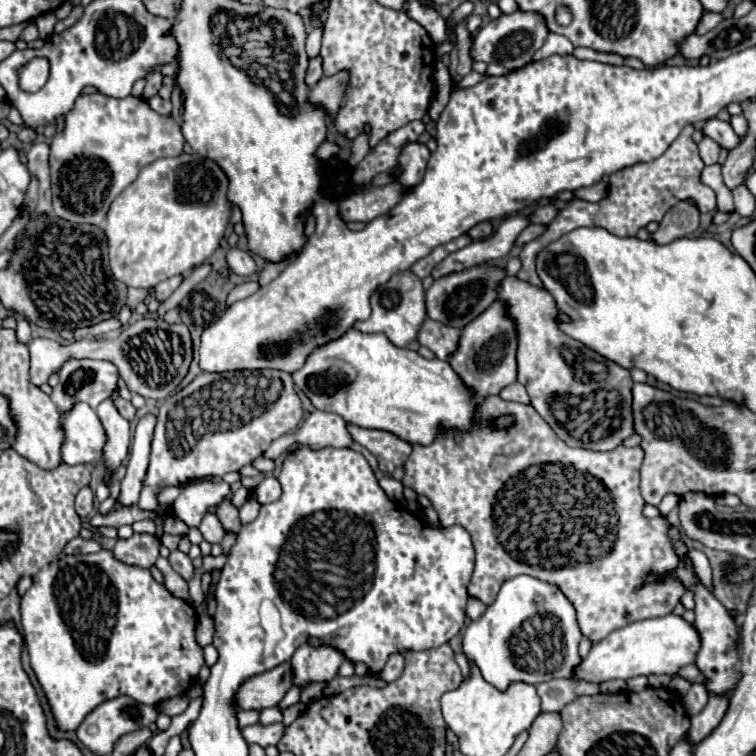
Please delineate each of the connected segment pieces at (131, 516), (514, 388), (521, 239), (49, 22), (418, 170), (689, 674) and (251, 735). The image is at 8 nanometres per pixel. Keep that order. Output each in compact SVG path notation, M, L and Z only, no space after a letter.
M126 506L126 508L120 508L112 514L96 514L90 524L94 528L100 528L100 526L112 526L112 528L120 528L124 524L134 524L138 520L146 520L146 518L156 518L156 512L142 512L138 506Z
M514 382L508 388L504 388L500 392L500 396L502 396L502 400L510 400L510 402L520 402L520 404L528 404L530 402L530 398L526 394L526 388L522 384L518 384L518 382Z
M530 224L530 226L528 226L528 228L518 236L516 244L518 244L518 246L524 246L526 242L530 242L530 240L534 240L534 238L542 236L542 232L544 232L546 228L548 228L546 224Z
M46 12L42 16L36 18L36 24L38 24L38 30L40 30L40 38L42 40L48 40L54 32L54 24L58 22L58 18L54 16L54 12Z
M406 144L398 158L398 166L402 168L402 176L398 176L398 182L402 182L406 188L414 188L424 176L428 156L430 152L424 144Z
M688 664L688 666L680 668L680 670L676 672L676 676L680 676L680 678L686 678L688 682L704 682L702 674L698 672L698 668L696 668L694 664Z
M278 722L278 724L270 724L270 726L262 726L262 724L252 724L252 726L246 726L242 728L242 736L244 740L250 744L258 744L262 748L266 746L276 746L278 740L282 738L284 734L284 726Z

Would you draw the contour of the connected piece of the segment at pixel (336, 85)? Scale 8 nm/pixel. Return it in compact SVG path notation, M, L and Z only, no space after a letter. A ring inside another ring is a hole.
M338 72L334 76L322 78L310 92L308 92L308 100L312 106L322 108L330 118L336 116L340 102L342 102L342 94L348 82L348 74L346 72Z

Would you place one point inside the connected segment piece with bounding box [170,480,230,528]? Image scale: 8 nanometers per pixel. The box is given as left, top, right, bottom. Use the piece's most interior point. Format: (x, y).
(191, 506)

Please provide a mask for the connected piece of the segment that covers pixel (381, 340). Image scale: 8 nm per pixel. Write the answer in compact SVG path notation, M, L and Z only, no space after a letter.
M350 328L350 332L338 340L330 340L330 344L322 344L322 348L314 348L306 358L306 364L292 374L292 380L318 410L334 412L346 422L362 428L392 432L410 444L430 444L438 426L470 430L470 418L476 410L472 392L462 384L450 364L438 358L426 360L414 350L394 346L382 334L362 334L356 328Z

